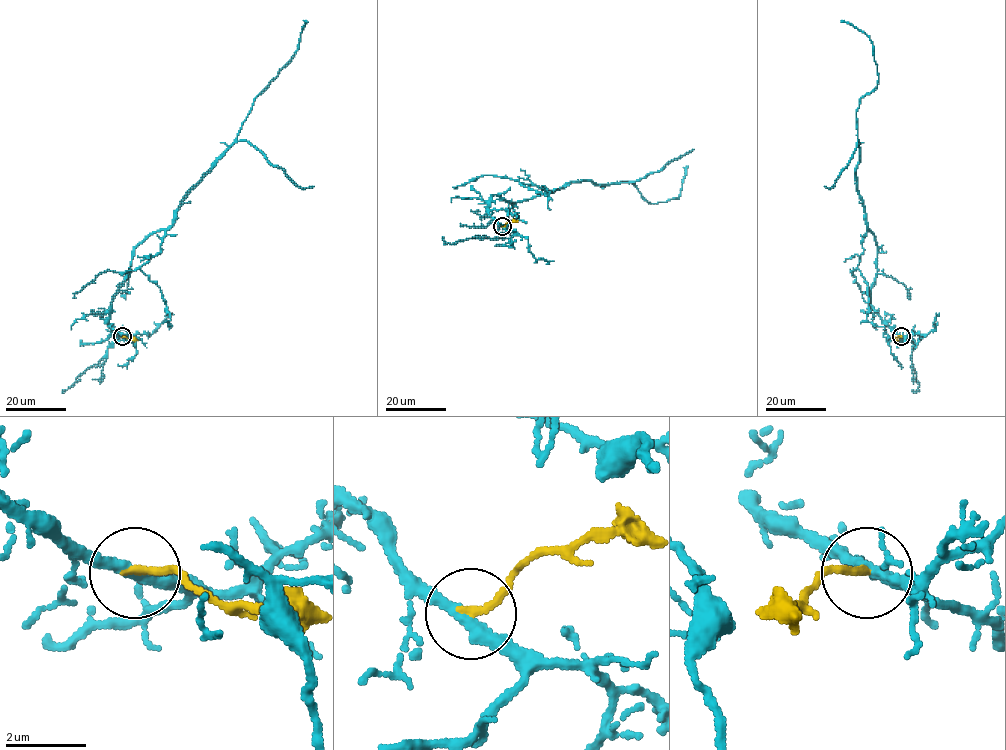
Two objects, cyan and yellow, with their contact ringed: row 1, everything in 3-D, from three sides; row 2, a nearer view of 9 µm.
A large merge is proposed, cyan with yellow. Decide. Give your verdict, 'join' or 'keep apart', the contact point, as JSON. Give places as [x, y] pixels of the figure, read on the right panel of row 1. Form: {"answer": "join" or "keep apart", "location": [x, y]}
{"answer": "keep apart", "location": [901, 336]}

